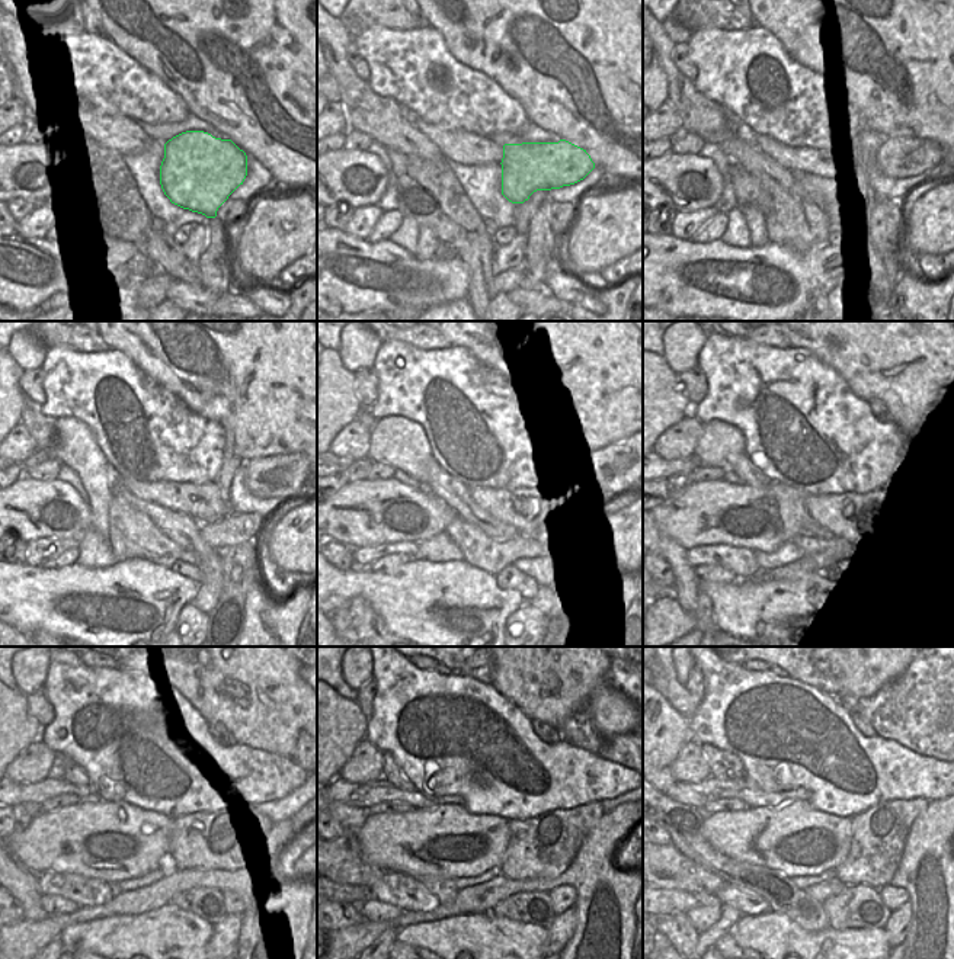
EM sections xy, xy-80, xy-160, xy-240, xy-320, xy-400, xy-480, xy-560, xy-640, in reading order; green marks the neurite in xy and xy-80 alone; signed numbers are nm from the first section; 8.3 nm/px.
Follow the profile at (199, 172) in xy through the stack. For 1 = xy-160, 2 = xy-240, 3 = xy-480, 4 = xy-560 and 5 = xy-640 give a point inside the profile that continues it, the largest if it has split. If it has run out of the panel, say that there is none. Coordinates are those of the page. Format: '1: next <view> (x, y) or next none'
1: next xy-160 (898, 157)
2: next xy-240 (281, 475)
3: next none
4: next none
5: next none

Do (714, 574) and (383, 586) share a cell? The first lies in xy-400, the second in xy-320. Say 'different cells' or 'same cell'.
different cells

